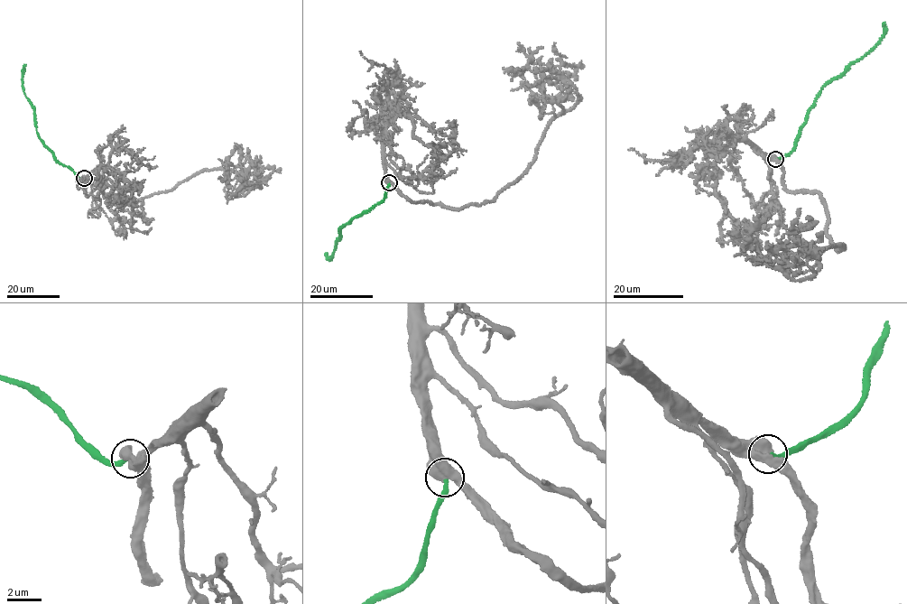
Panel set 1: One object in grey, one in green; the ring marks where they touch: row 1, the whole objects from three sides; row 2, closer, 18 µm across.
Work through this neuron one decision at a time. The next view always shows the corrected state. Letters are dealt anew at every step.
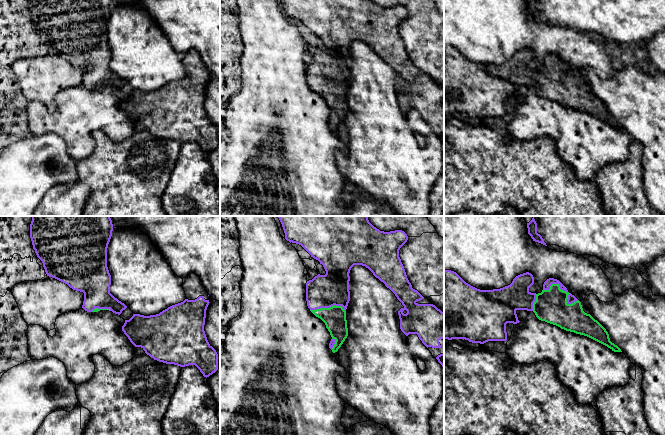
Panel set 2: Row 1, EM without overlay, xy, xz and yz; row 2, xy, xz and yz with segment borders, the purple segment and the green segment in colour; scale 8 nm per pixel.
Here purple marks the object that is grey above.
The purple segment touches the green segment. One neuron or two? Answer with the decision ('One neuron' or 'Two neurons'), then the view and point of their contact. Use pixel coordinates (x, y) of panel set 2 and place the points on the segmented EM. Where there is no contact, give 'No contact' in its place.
One neuron. Touches purple at xz (328, 307)

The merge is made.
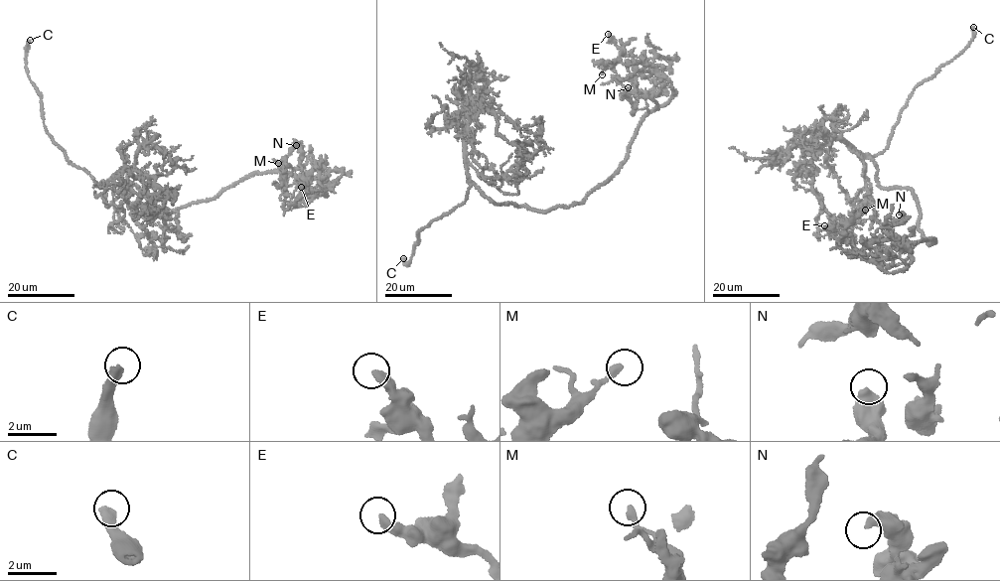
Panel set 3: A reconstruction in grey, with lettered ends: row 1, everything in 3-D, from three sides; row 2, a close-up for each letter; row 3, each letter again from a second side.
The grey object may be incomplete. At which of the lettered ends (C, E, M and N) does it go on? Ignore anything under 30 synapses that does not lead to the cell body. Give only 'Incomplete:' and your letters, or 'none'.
Incomplete: C

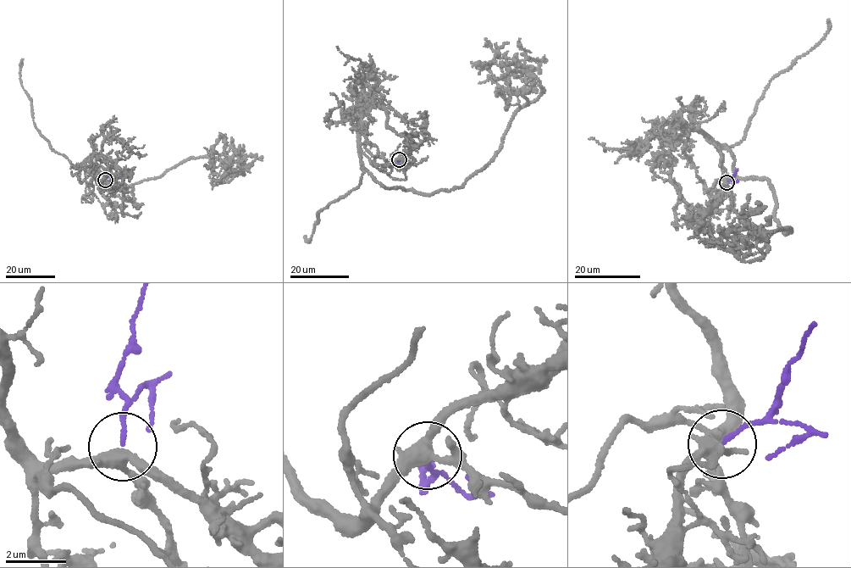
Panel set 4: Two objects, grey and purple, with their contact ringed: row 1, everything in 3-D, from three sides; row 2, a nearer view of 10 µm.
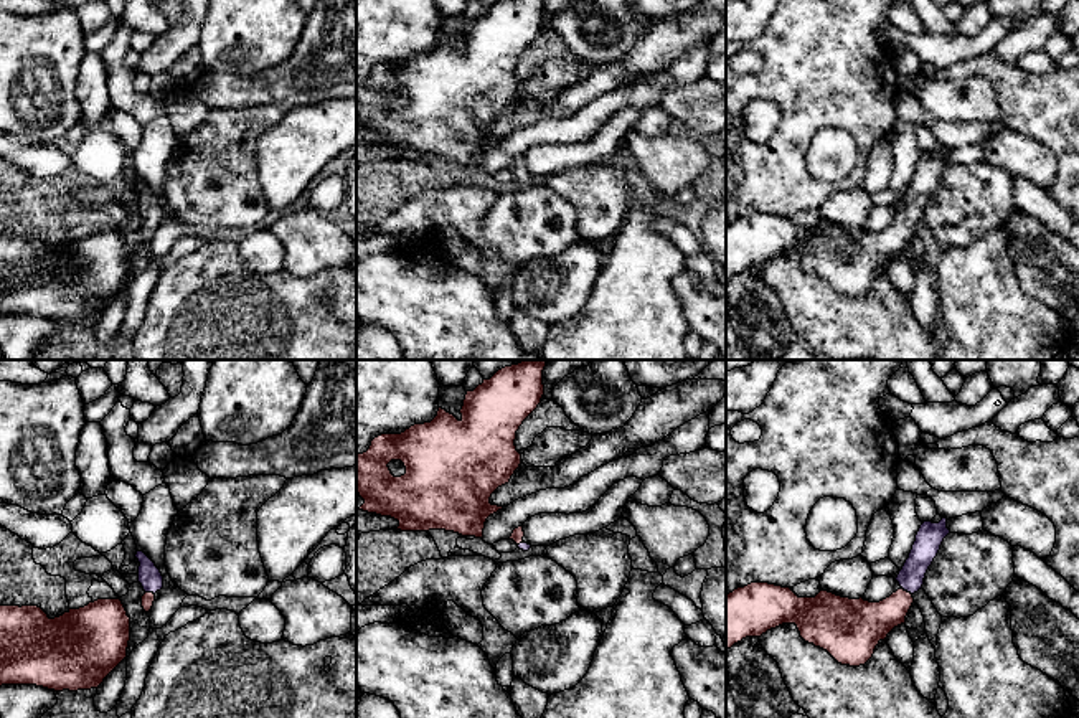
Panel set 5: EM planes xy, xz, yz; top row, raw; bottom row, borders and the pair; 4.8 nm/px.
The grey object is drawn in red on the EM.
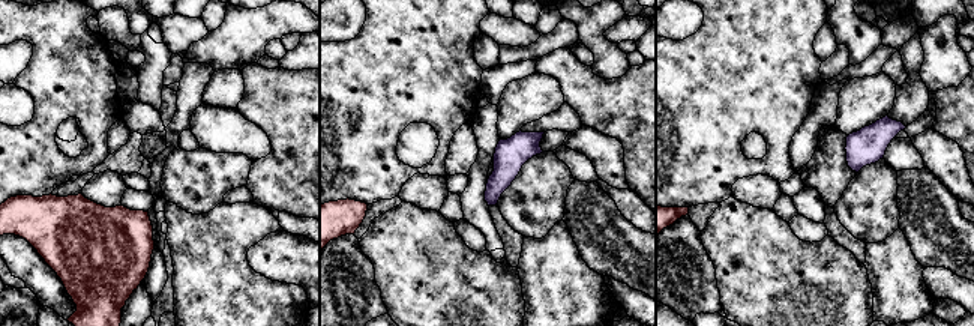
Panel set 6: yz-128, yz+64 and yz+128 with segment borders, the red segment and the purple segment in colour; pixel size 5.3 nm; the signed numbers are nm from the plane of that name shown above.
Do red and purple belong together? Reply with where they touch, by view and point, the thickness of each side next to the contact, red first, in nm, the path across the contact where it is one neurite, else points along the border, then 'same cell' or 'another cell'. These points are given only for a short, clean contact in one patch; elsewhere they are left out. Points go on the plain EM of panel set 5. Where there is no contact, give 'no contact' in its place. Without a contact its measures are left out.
meets red in yz at (906, 222); 220 nm thick on the red side, 130 nm on the other; runs through yz (866, 253), (878, 250), (906, 222), (926, 177); same cell

